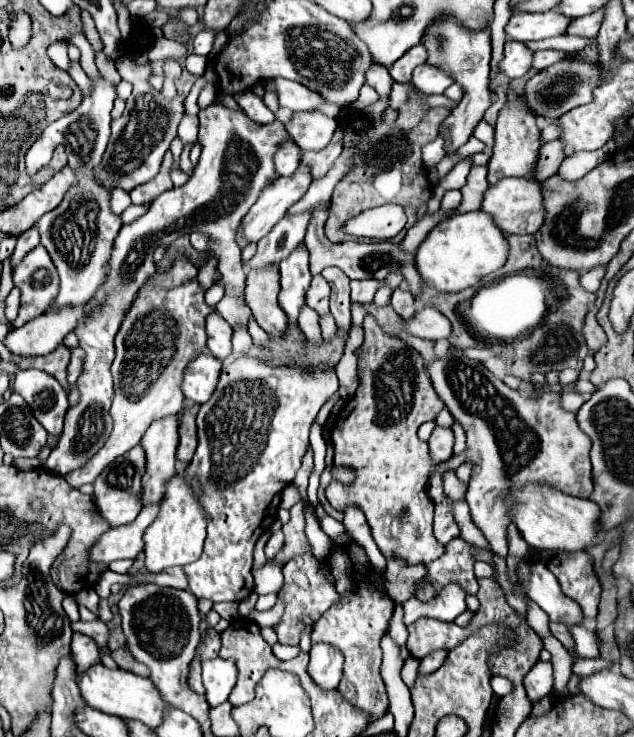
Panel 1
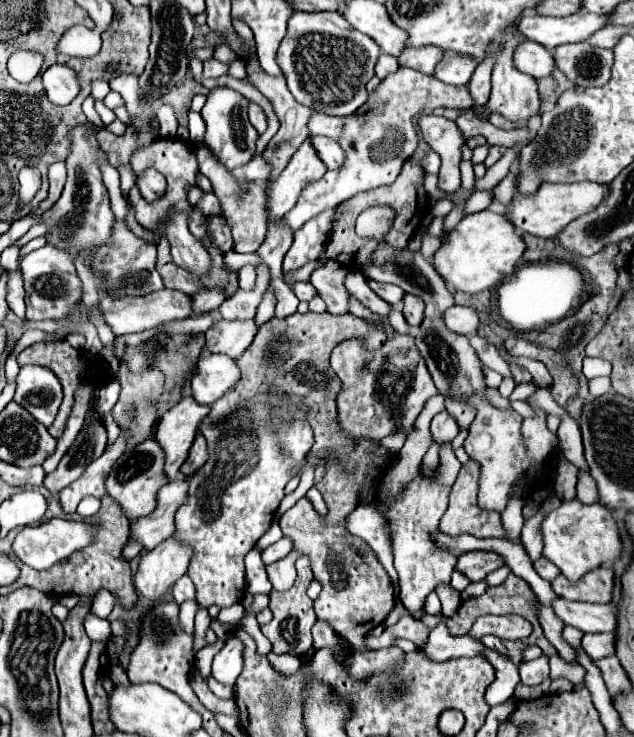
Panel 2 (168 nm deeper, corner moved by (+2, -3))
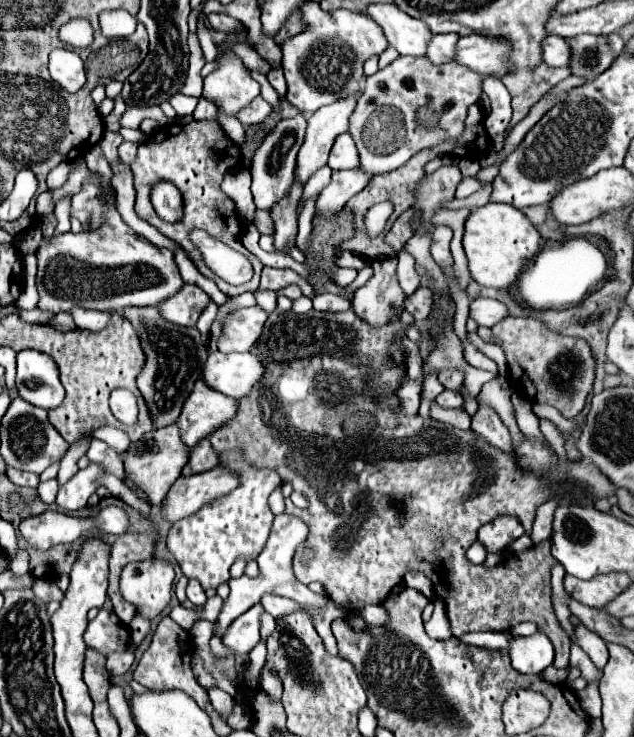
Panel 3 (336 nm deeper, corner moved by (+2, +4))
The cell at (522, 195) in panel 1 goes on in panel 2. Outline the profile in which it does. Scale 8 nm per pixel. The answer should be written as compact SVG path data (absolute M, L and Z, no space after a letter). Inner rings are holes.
M544 182L544 184L540 184L540 188L534 194L514 194L514 198L508 204L506 218L514 224L514 228L518 232L528 232L528 234L540 236L540 238L554 238L568 222L594 210L606 194L608 194L606 184L594 184L594 182L552 184L552 182Z

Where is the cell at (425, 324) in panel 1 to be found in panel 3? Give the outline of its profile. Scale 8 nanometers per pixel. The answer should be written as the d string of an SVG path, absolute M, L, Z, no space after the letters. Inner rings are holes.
M474 299L470 305L470 315L478 325L484 327L492 327L510 317L508 307L498 299Z

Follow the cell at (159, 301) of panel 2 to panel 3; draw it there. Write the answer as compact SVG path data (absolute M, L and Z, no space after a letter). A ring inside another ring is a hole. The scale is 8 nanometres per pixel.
M184 285L174 297L160 303L158 309L166 321L172 321L176 325L194 327L200 313L206 309L210 301L212 299L200 287Z

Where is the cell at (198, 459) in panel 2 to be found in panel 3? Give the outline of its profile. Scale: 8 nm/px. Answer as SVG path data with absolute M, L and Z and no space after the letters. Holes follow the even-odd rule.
M202 439L198 445L194 445L192 455L186 463L186 467L182 469L182 475L196 475L196 473L204 473L210 471L212 467L218 467L218 455L212 449L212 445L208 445L208 439Z

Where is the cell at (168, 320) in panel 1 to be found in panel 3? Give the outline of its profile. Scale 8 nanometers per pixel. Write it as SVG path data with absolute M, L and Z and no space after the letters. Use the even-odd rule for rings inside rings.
M90 463L86 469L78 471L60 491L56 497L56 503L64 511L78 511L86 507L86 501L92 493L96 493L96 477L102 473L102 467L98 463Z

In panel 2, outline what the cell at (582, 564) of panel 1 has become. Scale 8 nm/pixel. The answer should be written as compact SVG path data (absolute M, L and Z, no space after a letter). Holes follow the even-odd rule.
M594 568L586 572L576 584L572 584L564 574L558 574L552 580L552 590L566 600L580 600L580 602L596 602L608 604L612 598L614 588L614 572L610 568Z

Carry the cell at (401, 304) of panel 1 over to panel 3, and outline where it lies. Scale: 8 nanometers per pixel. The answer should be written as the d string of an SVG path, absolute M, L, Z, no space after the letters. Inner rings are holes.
M418 287L416 293L406 299L406 311L414 315L416 321L426 321L432 311L432 291L428 287Z

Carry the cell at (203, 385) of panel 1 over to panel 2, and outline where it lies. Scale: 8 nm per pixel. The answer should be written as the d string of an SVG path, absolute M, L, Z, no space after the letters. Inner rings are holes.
M206 354L192 376L192 398L198 404L214 404L240 378L236 362L224 354Z

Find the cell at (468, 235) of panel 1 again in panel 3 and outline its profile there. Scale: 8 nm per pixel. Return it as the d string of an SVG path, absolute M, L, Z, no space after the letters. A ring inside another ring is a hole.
M486 203L470 213L464 231L464 251L470 263L472 279L484 287L508 289L518 281L524 265L540 251L542 237L528 217L506 203Z

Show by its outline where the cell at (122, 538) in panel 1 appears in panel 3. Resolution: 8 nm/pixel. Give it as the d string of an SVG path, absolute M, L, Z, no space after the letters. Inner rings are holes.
M220 467L198 475L180 477L162 503L162 515L172 523L190 517L192 513L198 513L200 507L228 495L236 485L240 485L236 473L232 473L232 469Z

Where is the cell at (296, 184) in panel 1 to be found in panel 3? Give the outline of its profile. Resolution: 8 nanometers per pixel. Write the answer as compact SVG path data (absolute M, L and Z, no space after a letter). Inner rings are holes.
M354 93L352 97L342 97L340 101L334 101L332 105L320 107L310 119L306 129L304 145L298 153L298 165L296 165L296 177L306 183L308 177L328 163L328 153L332 149L334 139L348 131L348 117L352 115L356 101L360 93Z

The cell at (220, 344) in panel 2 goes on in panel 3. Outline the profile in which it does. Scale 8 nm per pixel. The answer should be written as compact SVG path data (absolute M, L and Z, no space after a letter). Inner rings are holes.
M260 307L238 309L226 319L222 337L218 341L218 349L222 353L250 351L252 345L260 339L266 319L268 319L268 313Z

